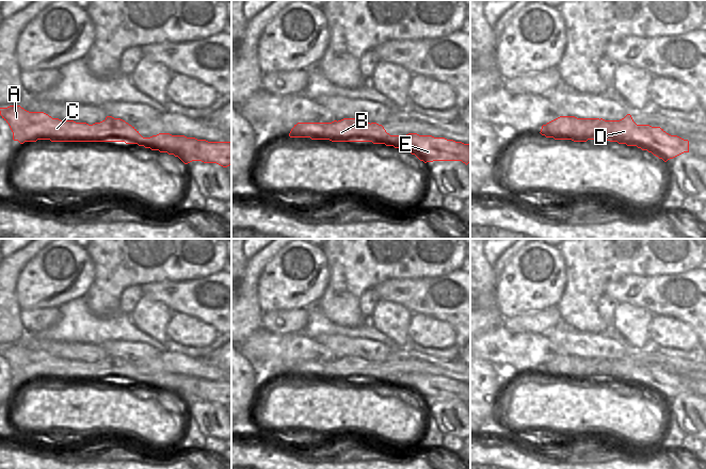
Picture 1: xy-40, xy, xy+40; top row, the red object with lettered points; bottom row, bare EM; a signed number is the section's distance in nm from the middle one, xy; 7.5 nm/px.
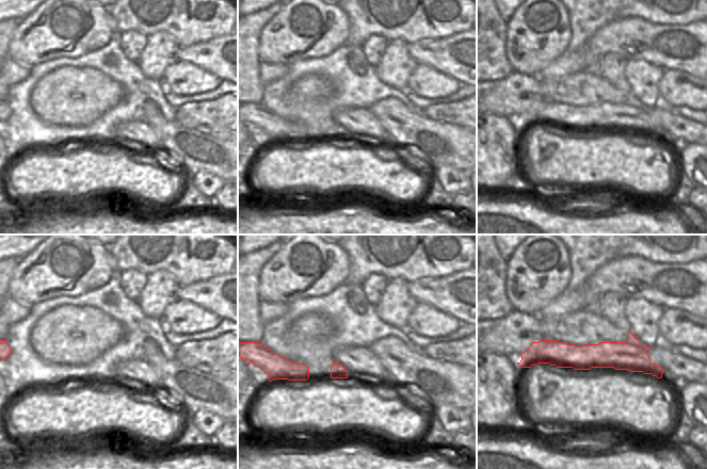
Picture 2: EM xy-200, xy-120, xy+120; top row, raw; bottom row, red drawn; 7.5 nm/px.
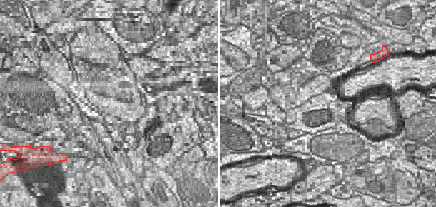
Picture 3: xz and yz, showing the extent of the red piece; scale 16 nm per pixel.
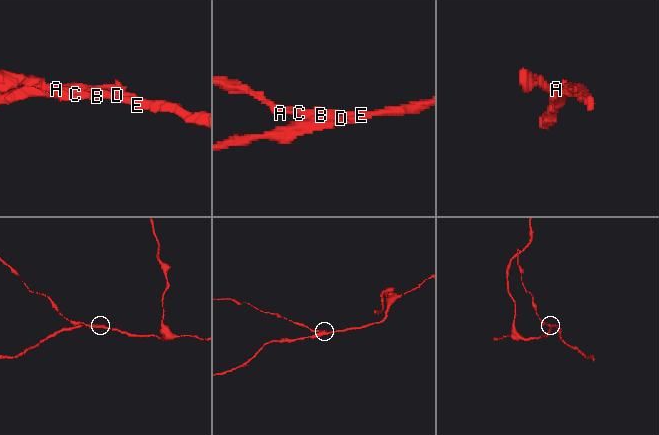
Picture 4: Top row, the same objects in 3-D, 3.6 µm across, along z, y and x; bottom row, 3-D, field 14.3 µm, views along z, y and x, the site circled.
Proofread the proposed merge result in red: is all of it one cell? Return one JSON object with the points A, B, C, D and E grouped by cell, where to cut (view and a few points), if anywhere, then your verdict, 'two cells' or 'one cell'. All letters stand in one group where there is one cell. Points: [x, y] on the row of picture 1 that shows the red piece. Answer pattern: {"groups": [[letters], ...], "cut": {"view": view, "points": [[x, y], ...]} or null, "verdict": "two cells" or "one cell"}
{"groups": [["A", "B", "C"], ["D", "E"]], "cut": {"view": "xy+40", "points": [[614, 134], [608, 127], [599, 127], [591, 133], [590, 139]]}, "verdict": "two cells"}

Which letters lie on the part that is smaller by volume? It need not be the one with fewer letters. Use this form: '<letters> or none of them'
A, B, C

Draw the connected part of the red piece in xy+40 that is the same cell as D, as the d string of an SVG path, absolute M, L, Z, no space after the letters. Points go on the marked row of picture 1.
M627 114L620 120L605 120L592 123L591 118L577 118L575 116L560 116L546 124L546 138L555 140L572 140L582 142L584 133L591 140L591 133L600 127L609 127L614 134L614 142L637 146L647 150L667 162L684 152L689 152L689 141L677 135L667 133L660 127L637 125L631 115Z

